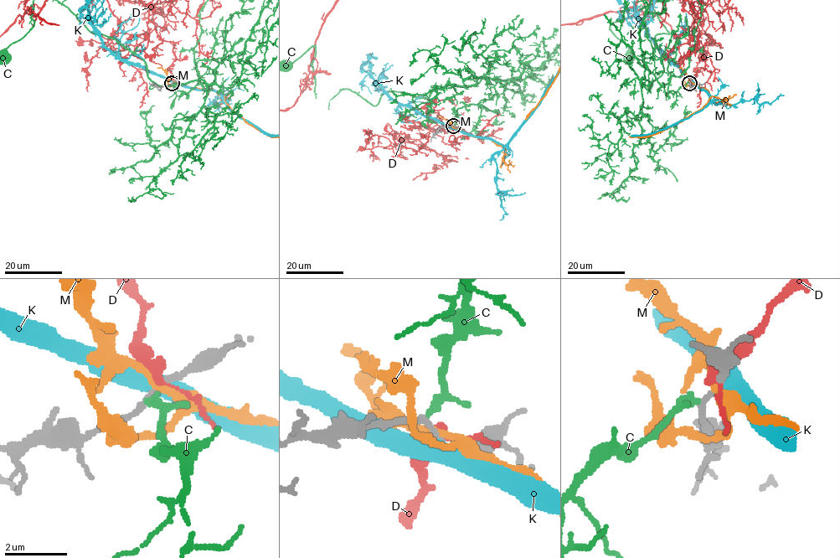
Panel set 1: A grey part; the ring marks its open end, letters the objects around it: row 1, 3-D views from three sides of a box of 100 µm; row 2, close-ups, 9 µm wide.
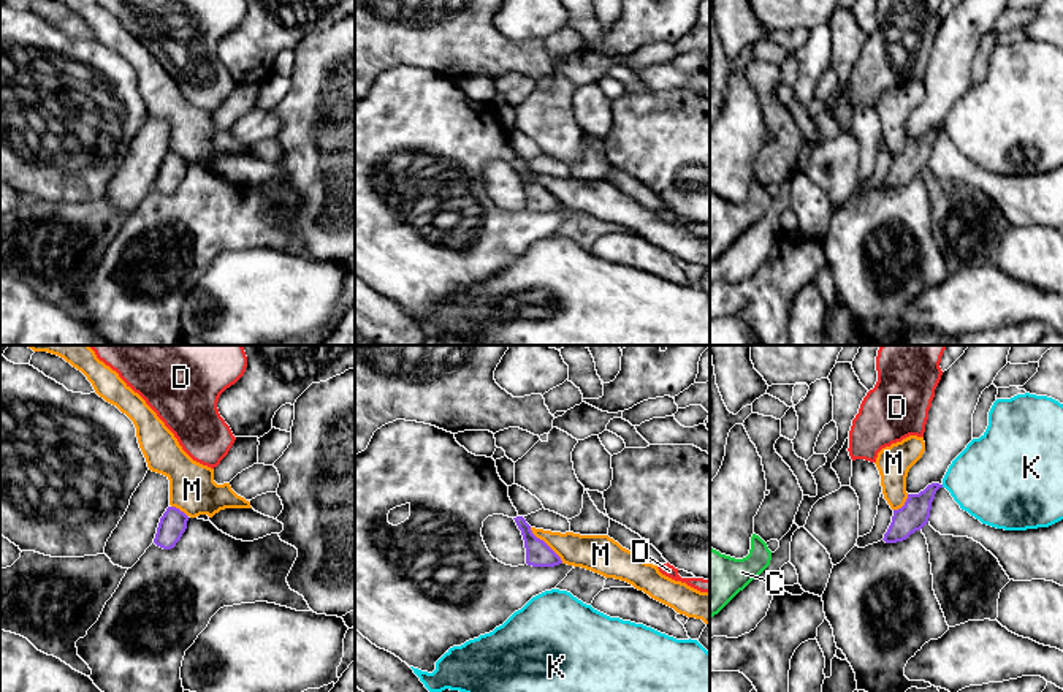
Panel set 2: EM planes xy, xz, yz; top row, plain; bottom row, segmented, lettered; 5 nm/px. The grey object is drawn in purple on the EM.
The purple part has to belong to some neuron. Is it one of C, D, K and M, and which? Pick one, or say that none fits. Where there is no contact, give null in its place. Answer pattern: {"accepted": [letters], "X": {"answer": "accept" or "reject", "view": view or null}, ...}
{"accepted": ["C"], "C": {"answer": "accept", "view": null}, "D": {"answer": "reject", "view": null}, "K": {"answer": "reject", "view": null}, "M": {"answer": "reject", "view": "xz"}}

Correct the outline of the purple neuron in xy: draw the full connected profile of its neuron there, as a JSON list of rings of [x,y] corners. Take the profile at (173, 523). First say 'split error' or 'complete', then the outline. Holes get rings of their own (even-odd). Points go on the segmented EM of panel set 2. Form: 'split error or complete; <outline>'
complete; [[[168,507],[160,518],[154,543],[163,549],[171,549],[187,529],[189,516],[176,507]]]

